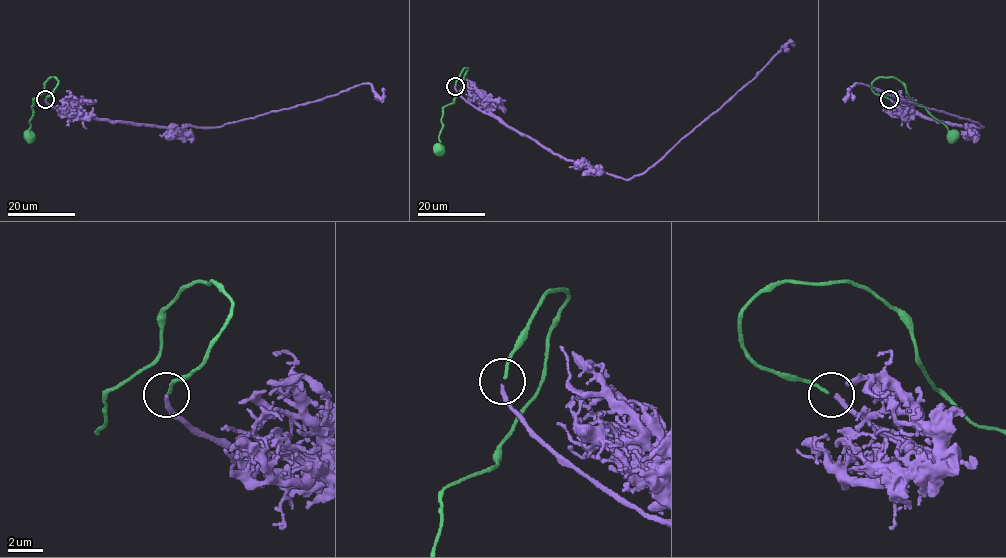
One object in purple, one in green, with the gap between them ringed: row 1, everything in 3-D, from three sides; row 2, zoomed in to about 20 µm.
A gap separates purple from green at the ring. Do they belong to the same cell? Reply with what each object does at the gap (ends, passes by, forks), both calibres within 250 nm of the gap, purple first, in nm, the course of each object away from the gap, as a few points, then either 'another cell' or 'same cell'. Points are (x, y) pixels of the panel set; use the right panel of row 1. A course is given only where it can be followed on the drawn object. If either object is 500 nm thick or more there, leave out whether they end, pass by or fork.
purple ends | green ends | 280/180 nm | purple via (889, 100), (936, 121), (983, 127), (862, 84), (856, 84), (845, 97), (849, 88) | green via (889, 99), (872, 90), (872, 83), (880, 77), (898, 79), (910, 97), (941, 122), (951, 136) | another cell

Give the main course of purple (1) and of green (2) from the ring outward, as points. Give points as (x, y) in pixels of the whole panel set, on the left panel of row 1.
1: (45, 100), (65, 111), (111, 121), (220, 127), (362, 84), (381, 97), (383, 88)
2: (46, 99), (58, 81), (54, 77), (45, 83), (44, 91), (33, 100), (29, 136)

